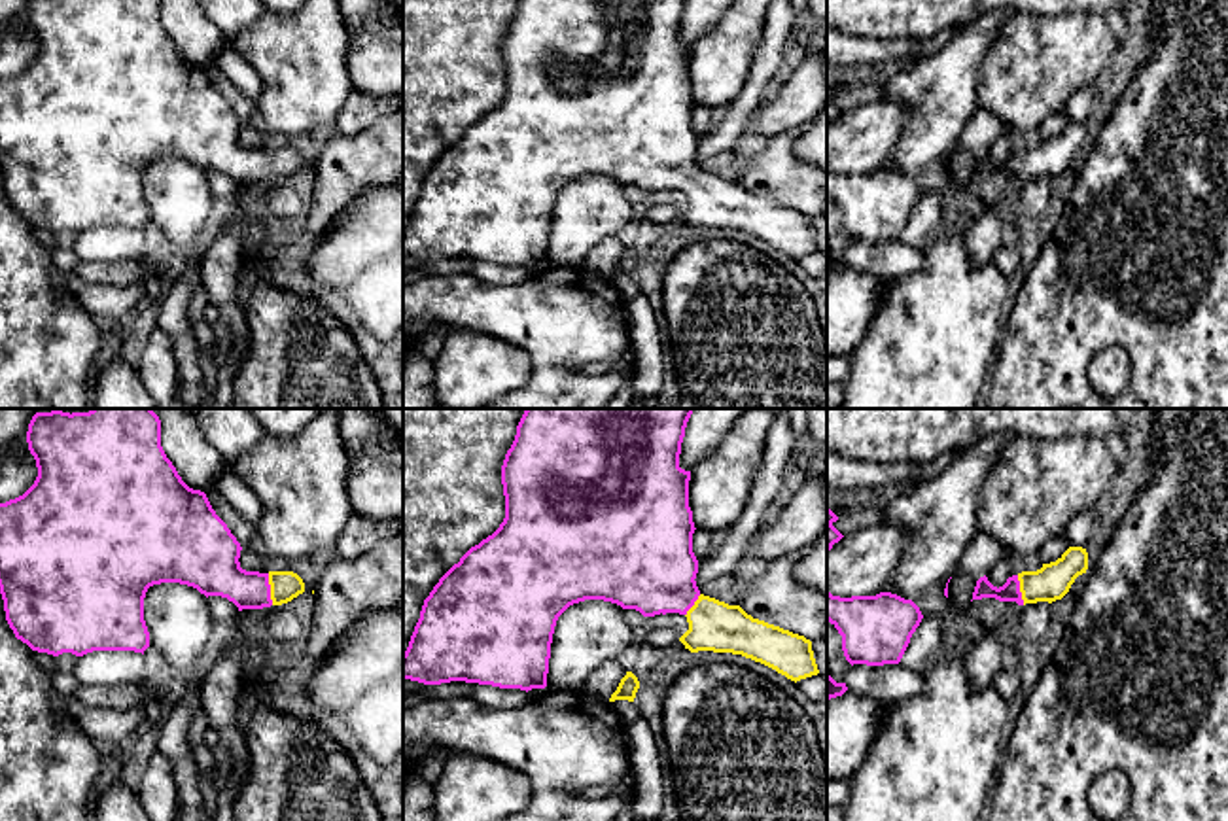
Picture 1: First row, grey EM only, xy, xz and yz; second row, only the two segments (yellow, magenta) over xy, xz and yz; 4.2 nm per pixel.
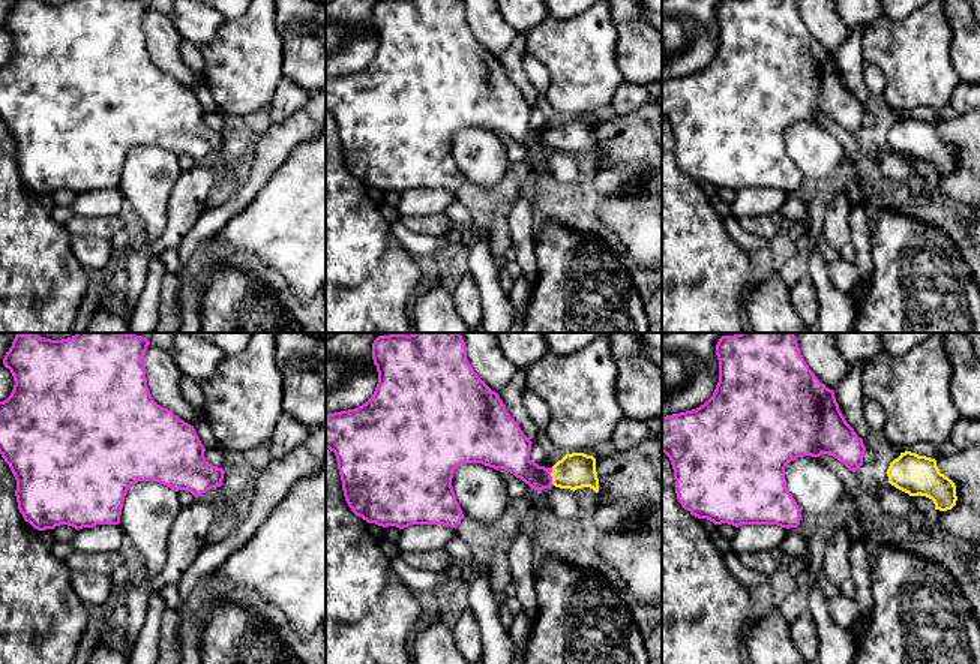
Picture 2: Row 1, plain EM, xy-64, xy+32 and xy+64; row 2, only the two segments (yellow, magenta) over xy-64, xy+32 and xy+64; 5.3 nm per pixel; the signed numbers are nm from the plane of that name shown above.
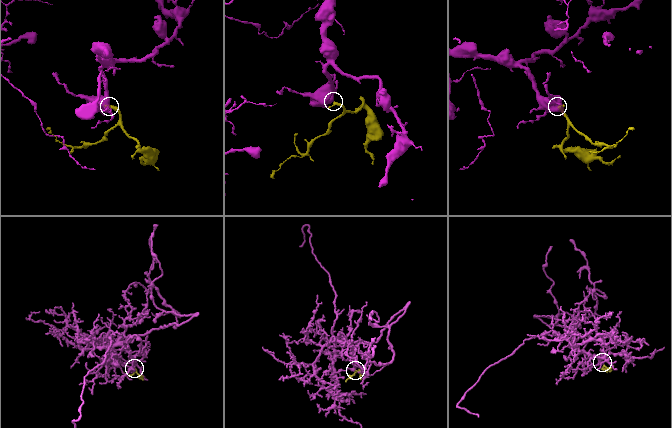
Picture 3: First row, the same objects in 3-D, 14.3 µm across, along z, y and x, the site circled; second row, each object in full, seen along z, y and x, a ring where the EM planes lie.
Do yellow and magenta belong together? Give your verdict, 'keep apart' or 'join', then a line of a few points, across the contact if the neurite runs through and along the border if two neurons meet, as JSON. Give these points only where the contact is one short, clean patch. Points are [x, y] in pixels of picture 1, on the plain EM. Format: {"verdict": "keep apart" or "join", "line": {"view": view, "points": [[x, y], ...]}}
{"verdict": "join", "line": {"view": "xy", "points": [[284, 161], [271, 165], [243, 165], [216, 146]]}}

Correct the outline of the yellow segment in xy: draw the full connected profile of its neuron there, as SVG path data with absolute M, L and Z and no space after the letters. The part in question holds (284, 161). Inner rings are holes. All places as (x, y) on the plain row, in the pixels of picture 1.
M28 0L26 19L36 36L38 53L23 72L0 79L0 170L9 204L15 214L26 219L32 227L53 233L62 229L83 233L93 227L134 227L144 231L149 223L149 208L144 197L144 174L149 163L161 159L187 161L206 174L227 174L238 183L238 187L282 182L305 168L303 155L293 148L259 149L240 144L240 119L216 91L206 70L189 64L182 57L161 23L161 0Z

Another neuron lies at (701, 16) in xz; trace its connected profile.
M687 0L681 19L679 44L693 47L708 36L734 0Z

